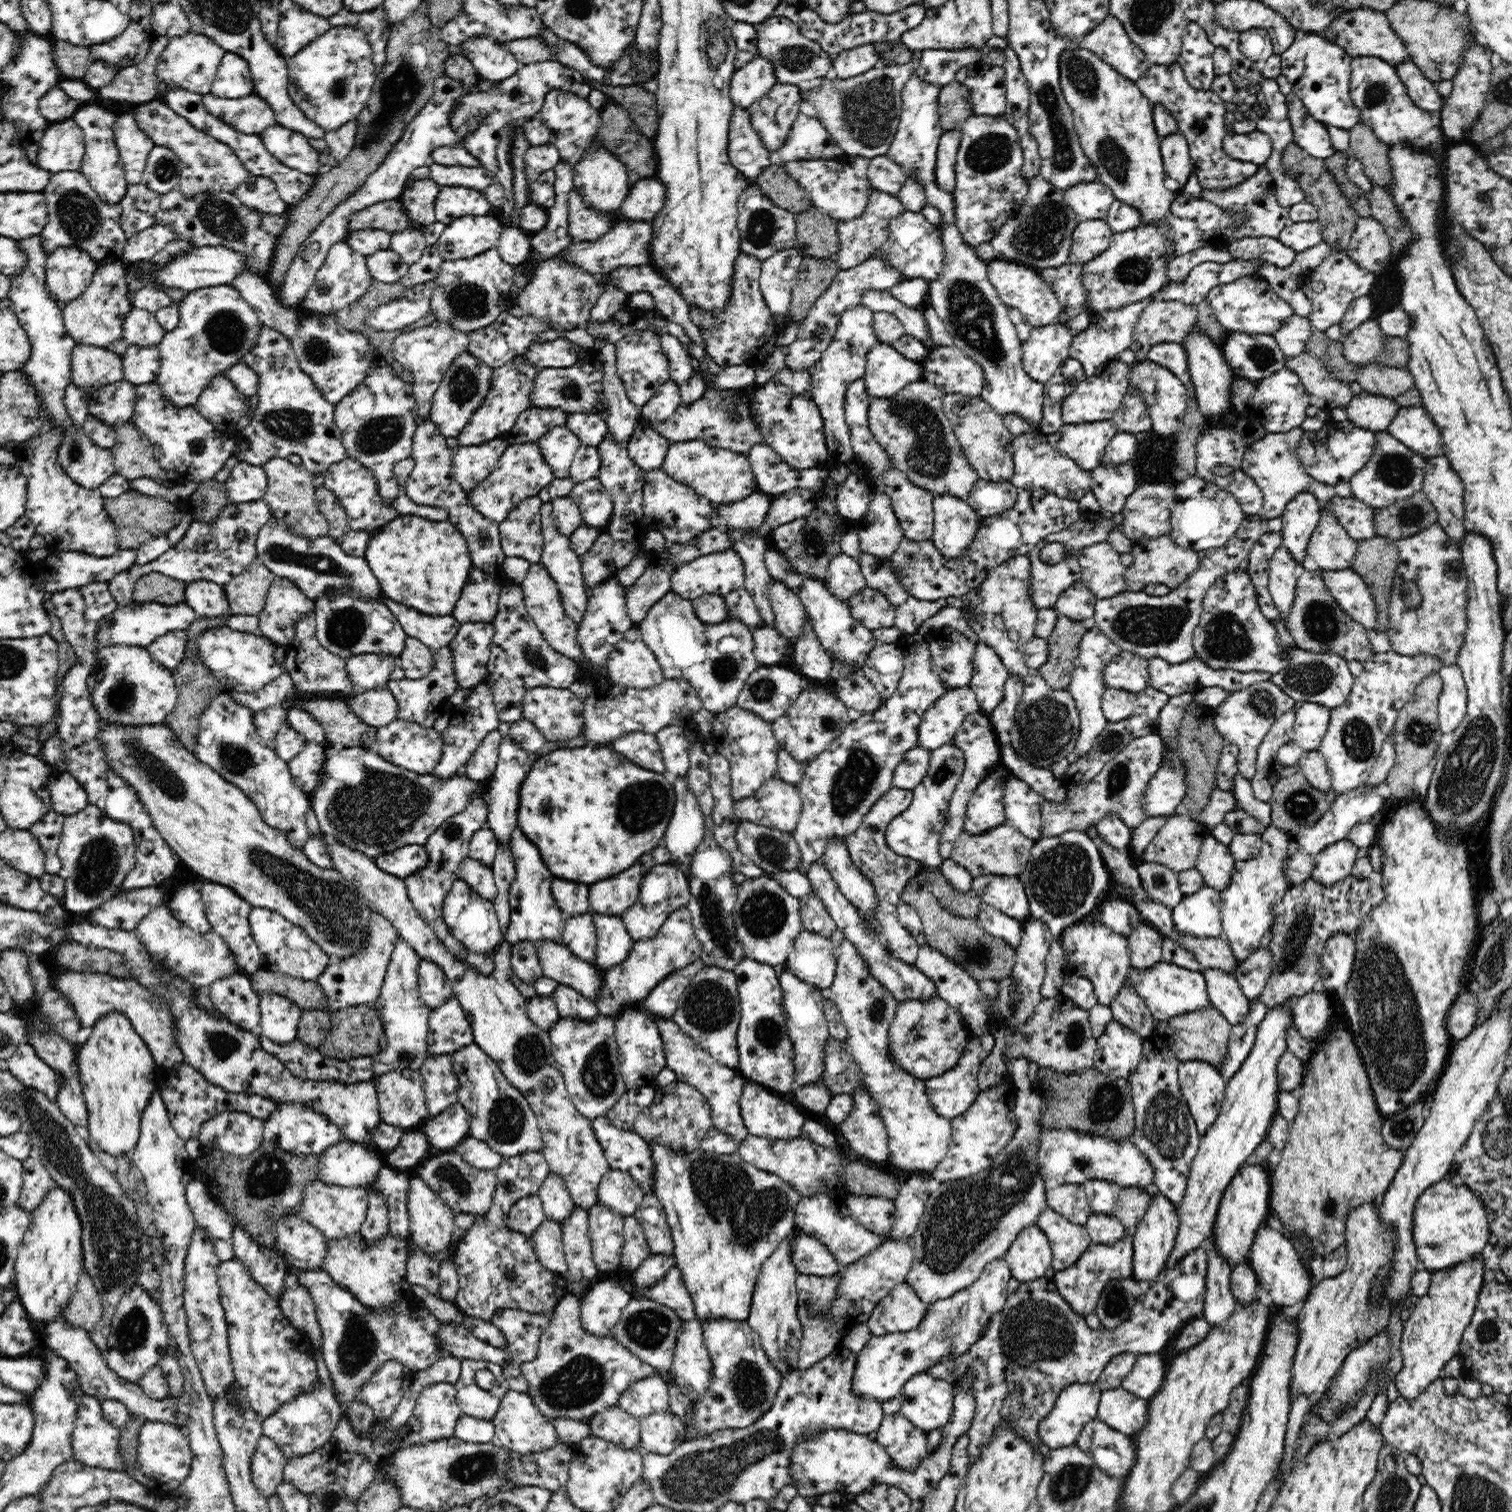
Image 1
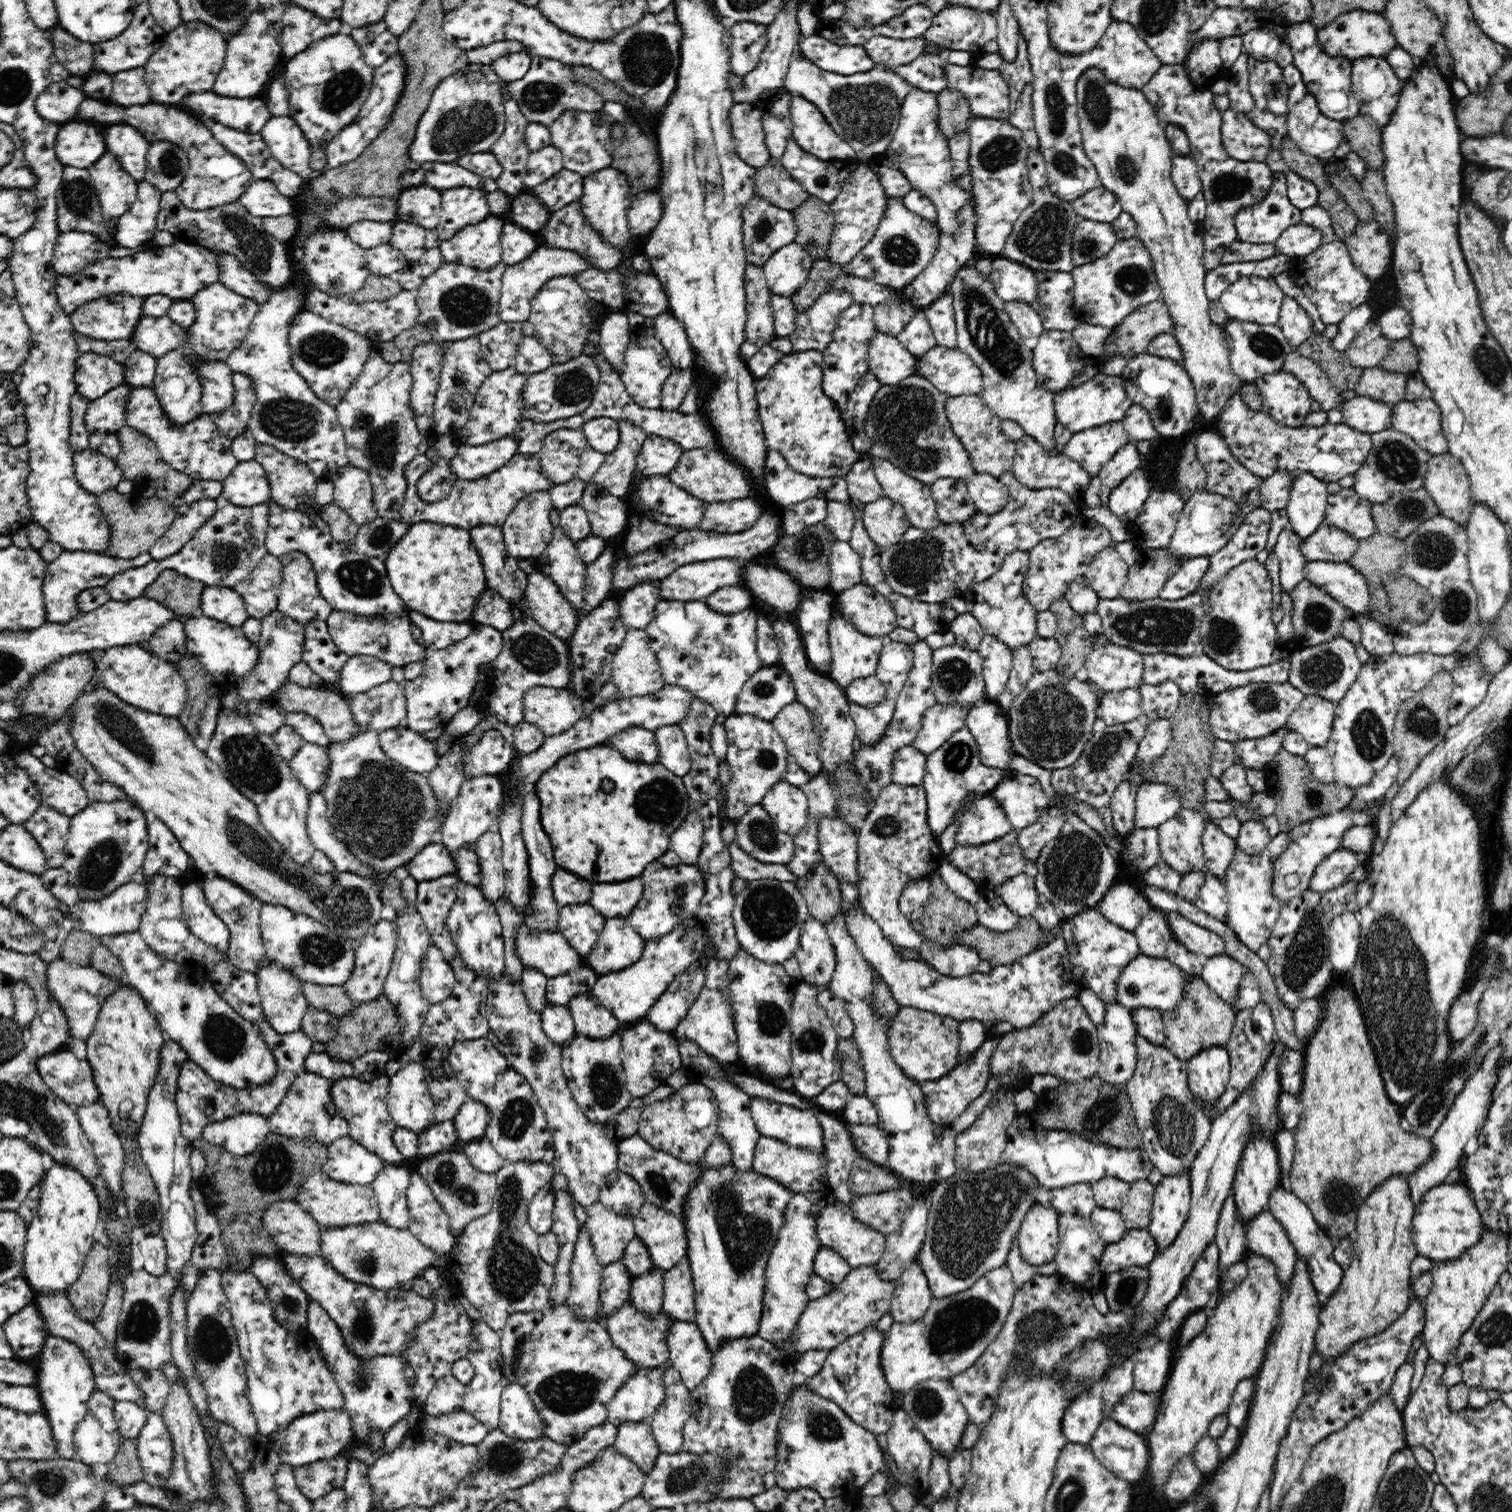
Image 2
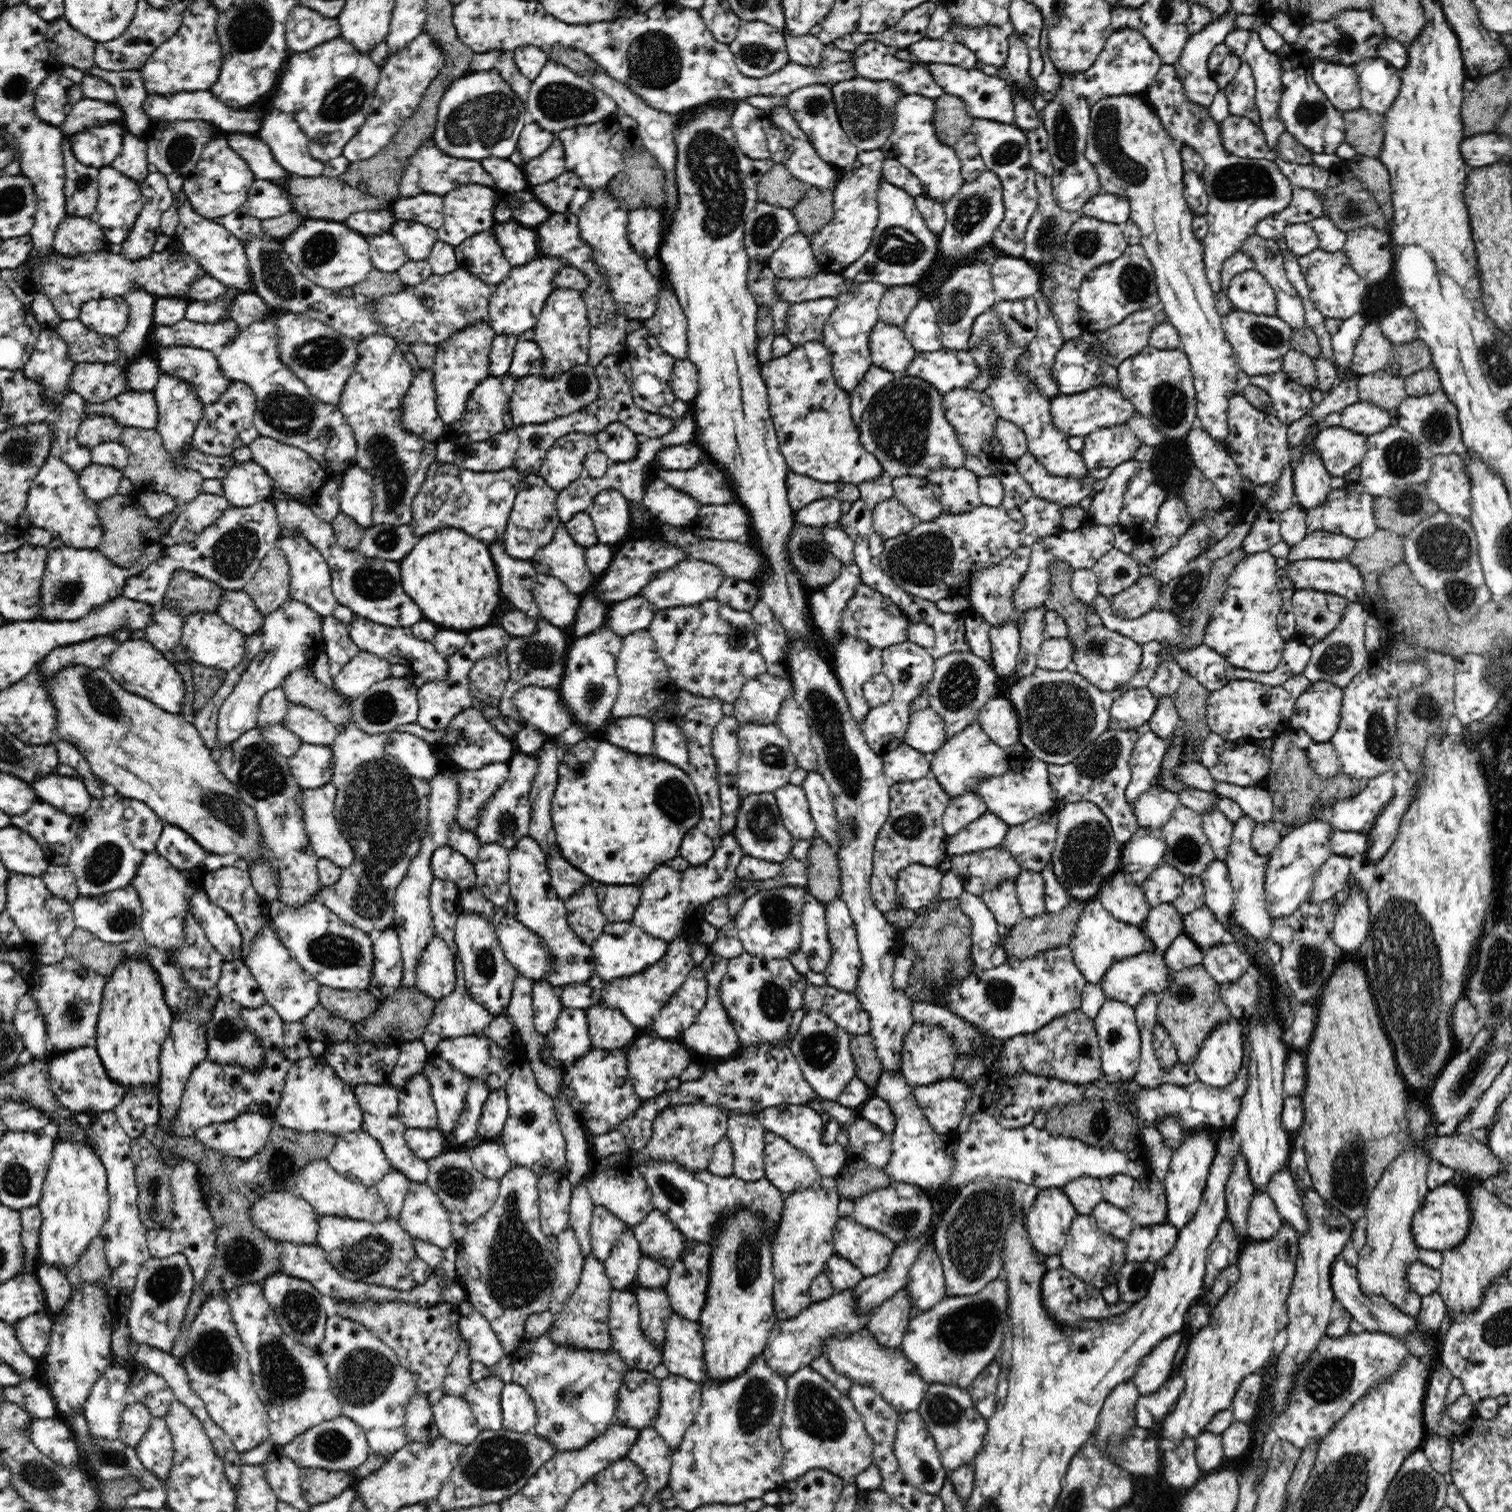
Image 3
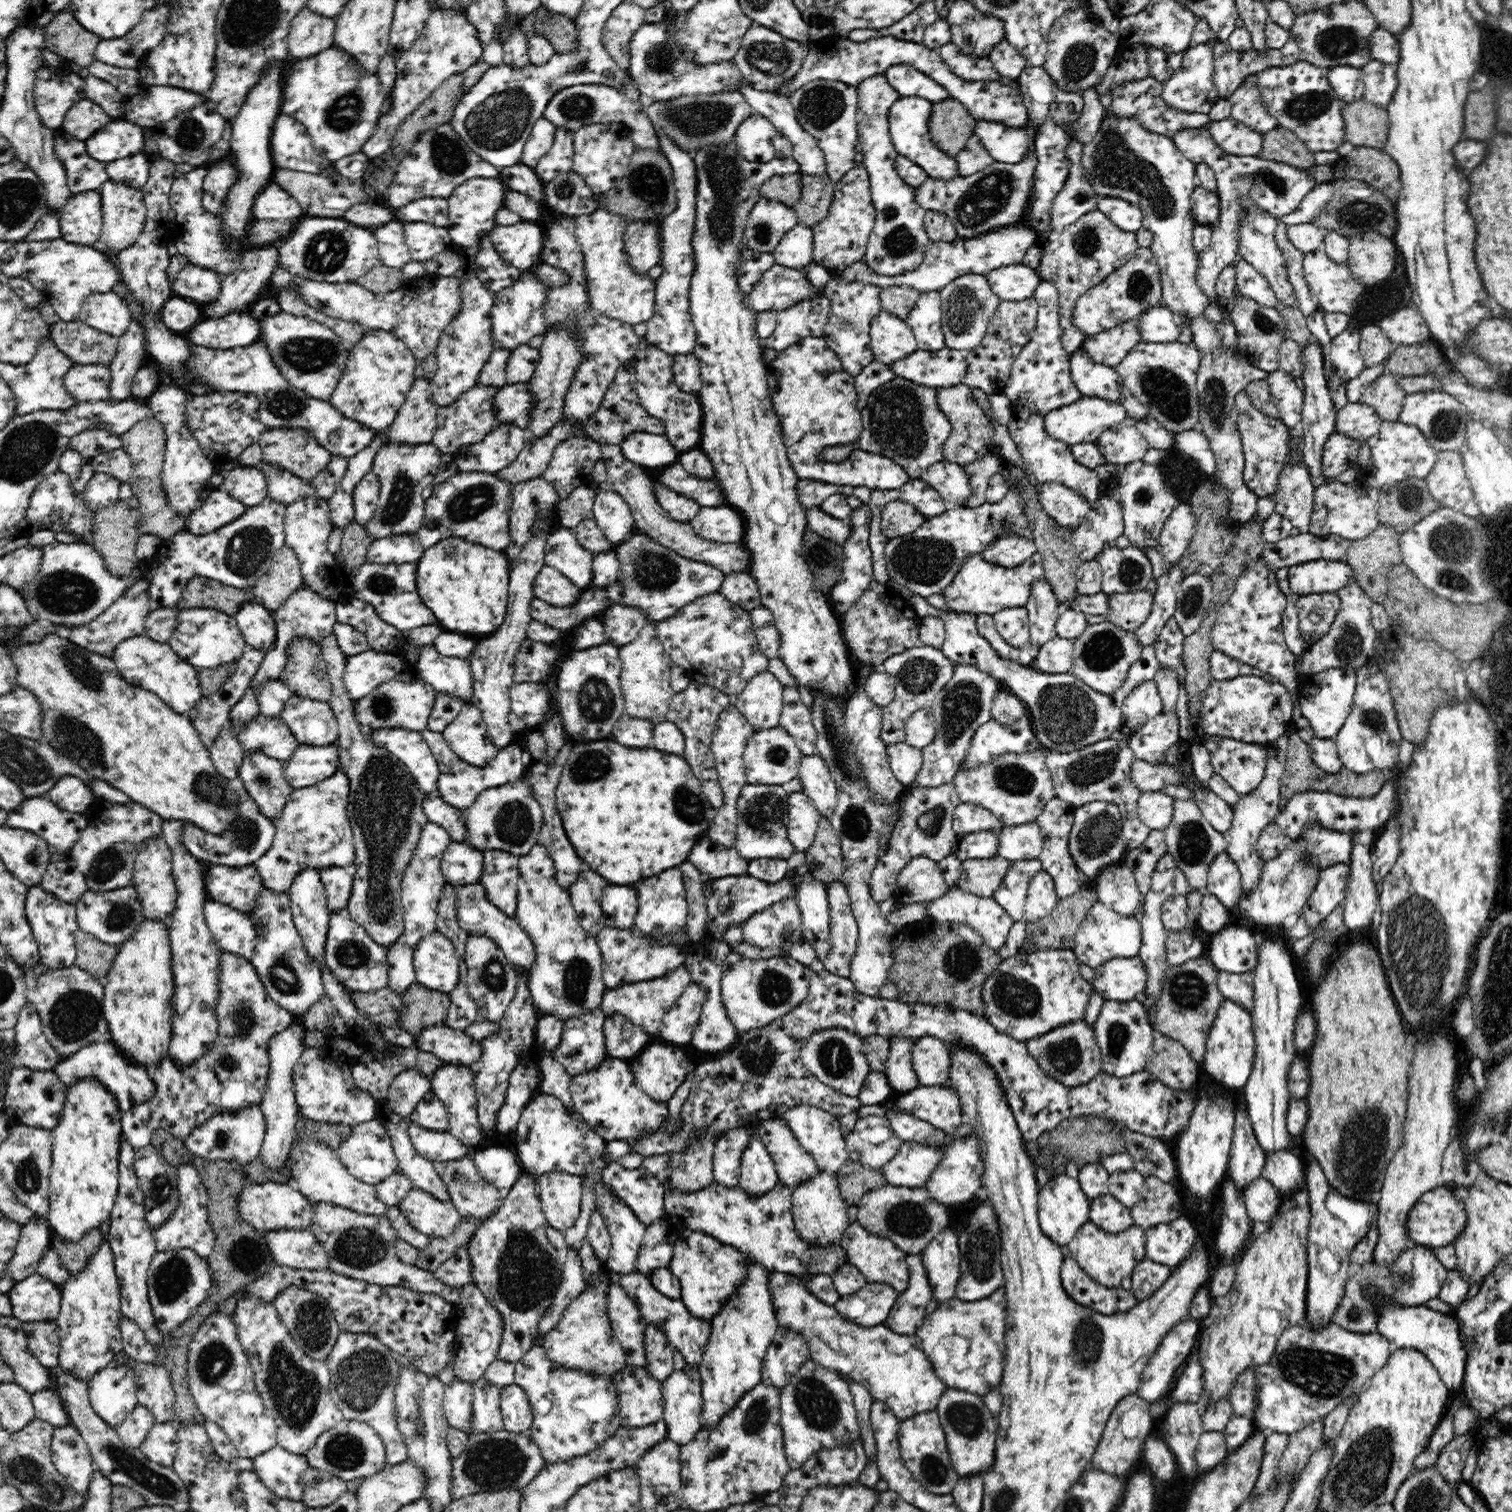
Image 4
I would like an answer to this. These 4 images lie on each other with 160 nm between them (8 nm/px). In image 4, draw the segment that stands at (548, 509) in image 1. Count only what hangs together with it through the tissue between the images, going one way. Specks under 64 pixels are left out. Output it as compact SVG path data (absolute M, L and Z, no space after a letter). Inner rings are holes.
M557 526L545 537L544 565L562 573L578 588L585 590L592 582L594 553L580 546L572 530Z

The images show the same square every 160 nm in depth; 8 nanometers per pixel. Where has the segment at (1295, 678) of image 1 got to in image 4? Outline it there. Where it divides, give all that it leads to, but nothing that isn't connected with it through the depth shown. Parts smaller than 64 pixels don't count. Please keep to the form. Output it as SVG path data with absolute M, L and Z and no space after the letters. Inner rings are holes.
M1355 580L1337 593L1341 600L1341 607L1335 621L1318 642L1306 647L1301 658L1299 672L1303 679L1330 669L1358 670L1368 662L1370 656L1375 654L1378 634L1371 623L1373 600L1360 589L1360 585Z

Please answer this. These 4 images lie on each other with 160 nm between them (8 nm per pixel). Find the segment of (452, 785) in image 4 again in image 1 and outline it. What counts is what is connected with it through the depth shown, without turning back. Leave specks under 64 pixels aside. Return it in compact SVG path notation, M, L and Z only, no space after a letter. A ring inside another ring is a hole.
M483 798L474 800L472 804L466 807L464 812L447 818L446 822L441 823L426 838L426 842L422 844L422 847L426 849L426 853L428 854L426 866L418 870L418 873L402 879L404 885L406 885L406 893L408 893L408 897L410 897L410 901L412 901L412 905L414 905L414 909L416 909L420 918L430 925L430 928L437 934L437 937L443 943L446 943L447 949L456 958L470 963L470 966L473 966L482 974L490 974L494 970L496 963L498 963L499 951L494 950L494 952L490 952L489 954L485 952L471 954L462 943L455 940L453 934L450 934L450 929L448 929L442 916L442 904L450 887L459 878L458 870L460 870L462 862L469 857L468 842L470 842L472 834L487 824L488 807L486 805L487 803ZM451 997L440 1008L431 1010L428 1042L432 1055L452 1054L473 1043L470 1023L456 997Z

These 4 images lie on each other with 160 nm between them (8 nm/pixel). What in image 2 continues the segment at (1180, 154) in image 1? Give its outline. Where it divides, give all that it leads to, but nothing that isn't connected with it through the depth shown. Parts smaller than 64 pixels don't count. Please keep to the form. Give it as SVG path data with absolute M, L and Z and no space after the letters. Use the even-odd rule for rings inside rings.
M1173 155L1170 162L1170 177L1178 192L1188 201L1202 191L1198 165L1188 155Z

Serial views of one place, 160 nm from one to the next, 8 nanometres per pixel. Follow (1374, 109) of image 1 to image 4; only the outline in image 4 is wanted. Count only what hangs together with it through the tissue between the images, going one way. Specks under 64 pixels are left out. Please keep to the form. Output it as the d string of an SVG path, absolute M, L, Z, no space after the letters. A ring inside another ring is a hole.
M1370 60L1360 67L1364 83L1362 100L1387 108L1398 86L1397 64Z

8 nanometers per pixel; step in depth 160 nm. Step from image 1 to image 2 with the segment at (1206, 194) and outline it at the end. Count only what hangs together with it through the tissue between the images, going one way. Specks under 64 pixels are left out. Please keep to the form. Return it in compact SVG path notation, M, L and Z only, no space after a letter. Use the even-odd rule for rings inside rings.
M1273 173L1272 182L1270 182L1270 190L1266 190L1264 198L1256 204L1244 206L1234 214L1234 229L1236 229L1237 240L1253 244L1269 243L1275 244L1281 234L1290 225L1300 224L1301 210L1290 204L1290 199L1286 195L1286 187L1284 184L1284 175L1282 173Z

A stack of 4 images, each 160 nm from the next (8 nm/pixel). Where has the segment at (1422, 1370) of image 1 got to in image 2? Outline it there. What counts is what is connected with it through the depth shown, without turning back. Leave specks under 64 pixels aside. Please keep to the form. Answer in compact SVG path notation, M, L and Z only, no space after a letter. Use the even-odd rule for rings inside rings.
M1486 1230L1478 1245L1466 1250L1458 1260L1433 1263L1428 1271L1433 1279L1431 1291L1424 1300L1424 1326L1420 1338L1428 1350L1428 1358L1446 1365L1450 1354L1460 1346L1460 1340L1478 1316L1490 1292L1506 1273L1509 1234L1499 1236Z

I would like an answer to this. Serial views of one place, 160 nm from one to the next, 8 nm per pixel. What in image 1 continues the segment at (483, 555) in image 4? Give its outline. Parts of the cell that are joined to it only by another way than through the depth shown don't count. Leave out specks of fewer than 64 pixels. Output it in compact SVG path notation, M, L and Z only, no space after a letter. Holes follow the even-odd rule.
M398 514L374 532L362 557L378 579L382 594L426 614L450 615L472 564L460 532L448 521L430 521L415 514Z

